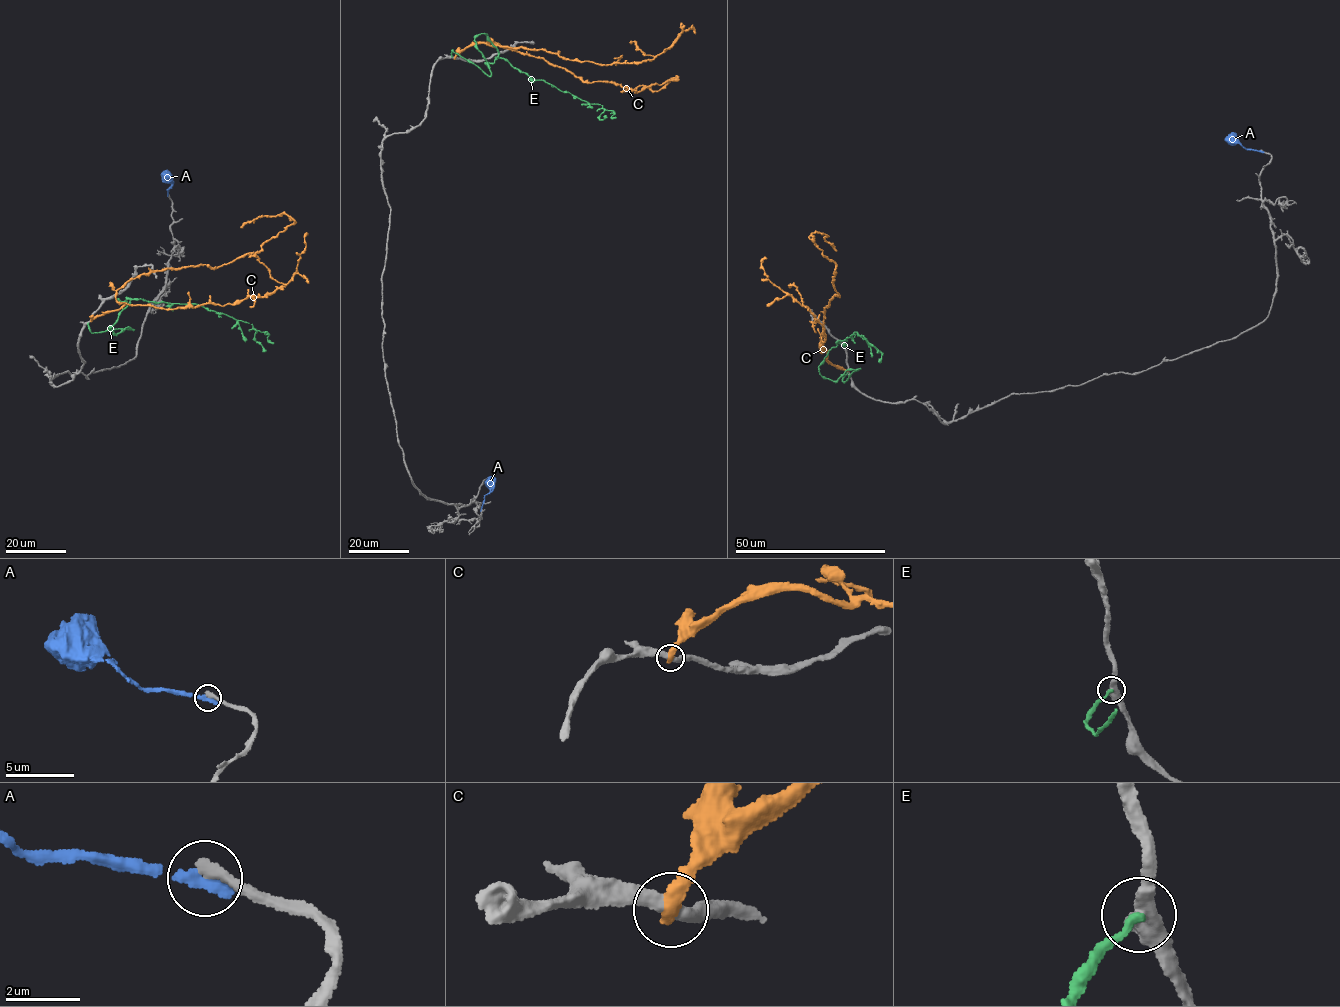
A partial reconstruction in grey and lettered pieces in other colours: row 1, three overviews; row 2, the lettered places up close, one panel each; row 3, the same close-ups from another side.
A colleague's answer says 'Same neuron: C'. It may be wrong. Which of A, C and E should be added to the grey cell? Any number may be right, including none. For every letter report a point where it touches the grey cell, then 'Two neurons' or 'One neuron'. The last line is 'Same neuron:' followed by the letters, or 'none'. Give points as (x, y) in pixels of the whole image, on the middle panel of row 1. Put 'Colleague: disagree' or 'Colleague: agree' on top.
Colleague: disagree
A: Touches grey at (481, 509). Two neurons
C: Touches grey at (454, 58). Two neurons
E: Touches grey at (452, 56). Two neurons
Same neuron: none

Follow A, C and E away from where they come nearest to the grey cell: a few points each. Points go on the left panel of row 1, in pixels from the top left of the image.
A: (168, 194), (171, 184), (163, 173)
C: (91, 321), (124, 304), (116, 291), (129, 280), (227, 265), (294, 221), (256, 217), (240, 228)
E: (88, 323), (93, 333), (133, 330), (117, 334), (110, 329), (132, 299), (200, 304), (250, 324), (265, 351)

